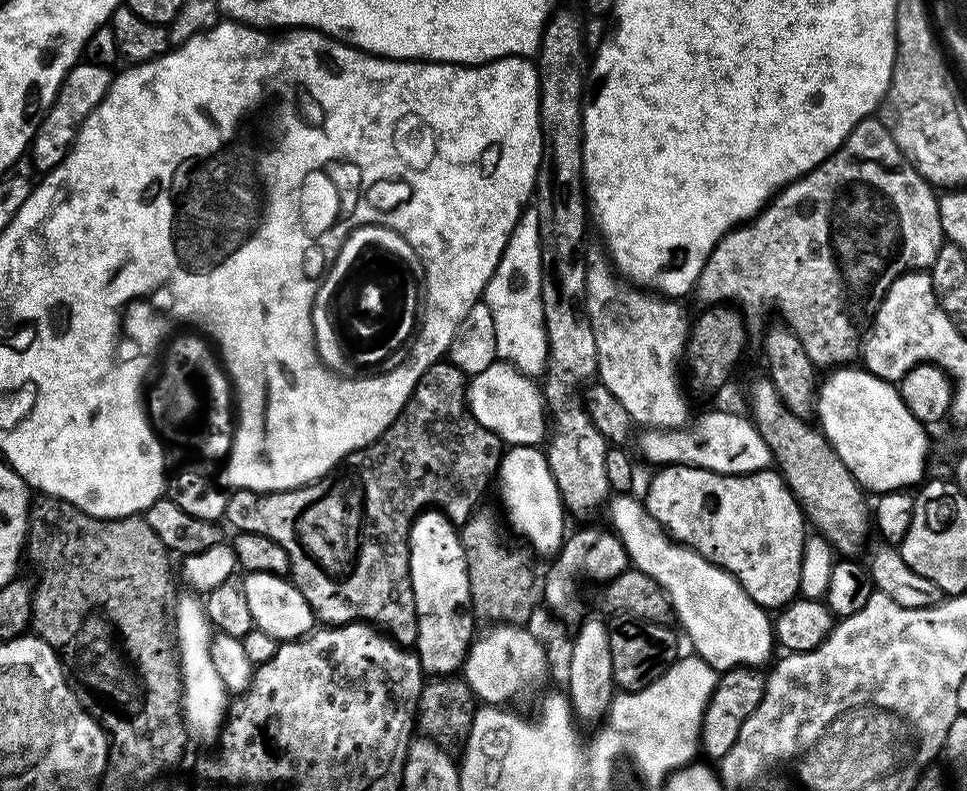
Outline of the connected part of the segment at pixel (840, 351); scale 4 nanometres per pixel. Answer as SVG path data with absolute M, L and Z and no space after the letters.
M878 118L859 120L837 152L827 156L817 168L811 168L799 180L794 180L785 188L780 189L771 200L765 203L760 215L751 222L745 222L733 228L730 235L719 240L708 256L708 261L702 266L702 274L696 279L694 296L697 296L702 302L701 305L704 306L714 304L735 306L748 318L760 316L763 312L776 308L777 314L784 319L781 321L802 344L802 350L806 352L810 362L820 370L835 370L841 366L851 365L855 361L852 359L855 356L857 359L861 355L862 329L866 322L871 321L876 315L876 307L883 302L884 295L892 289L892 283L905 272L931 269L934 258L938 258L938 250L945 243L940 202L933 185L919 176L915 166L898 150L894 138L890 138L890 130L886 130L886 126L882 126Z

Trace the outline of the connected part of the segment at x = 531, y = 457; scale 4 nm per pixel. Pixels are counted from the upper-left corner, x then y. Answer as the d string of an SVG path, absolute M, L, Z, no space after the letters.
M536 446L509 447L500 457L498 484L499 480L500 504L504 507L502 516L507 527L512 527L535 555L537 552L540 556L548 556L547 558L555 557L566 539L566 509L554 482L554 474L550 474L547 455Z

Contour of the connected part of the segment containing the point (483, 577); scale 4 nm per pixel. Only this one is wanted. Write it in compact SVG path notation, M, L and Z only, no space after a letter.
M477 510L458 528L466 554L472 611L479 619L481 616L482 619L489 620L487 623L492 626L528 626L536 612L536 603L539 605L542 600L538 572L536 576L531 562L528 561L529 549L524 546L515 548L504 537L505 529L502 527L501 517L497 513L496 516L492 512Z

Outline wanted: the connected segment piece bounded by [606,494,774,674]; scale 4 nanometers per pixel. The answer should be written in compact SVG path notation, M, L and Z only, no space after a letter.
M616 494L609 499L607 523L626 546L631 567L654 578L657 586L668 596L675 619L680 619L692 643L691 651L720 674L745 666L767 665L773 659L774 649L774 624L769 613L754 602L746 590L742 590L730 573L717 564L711 564L692 548L677 544L656 523L643 503L633 496Z

